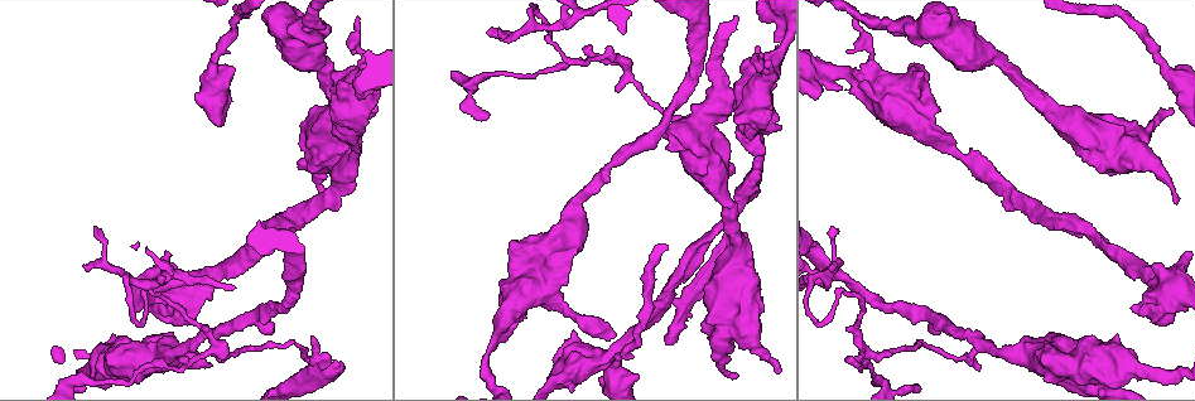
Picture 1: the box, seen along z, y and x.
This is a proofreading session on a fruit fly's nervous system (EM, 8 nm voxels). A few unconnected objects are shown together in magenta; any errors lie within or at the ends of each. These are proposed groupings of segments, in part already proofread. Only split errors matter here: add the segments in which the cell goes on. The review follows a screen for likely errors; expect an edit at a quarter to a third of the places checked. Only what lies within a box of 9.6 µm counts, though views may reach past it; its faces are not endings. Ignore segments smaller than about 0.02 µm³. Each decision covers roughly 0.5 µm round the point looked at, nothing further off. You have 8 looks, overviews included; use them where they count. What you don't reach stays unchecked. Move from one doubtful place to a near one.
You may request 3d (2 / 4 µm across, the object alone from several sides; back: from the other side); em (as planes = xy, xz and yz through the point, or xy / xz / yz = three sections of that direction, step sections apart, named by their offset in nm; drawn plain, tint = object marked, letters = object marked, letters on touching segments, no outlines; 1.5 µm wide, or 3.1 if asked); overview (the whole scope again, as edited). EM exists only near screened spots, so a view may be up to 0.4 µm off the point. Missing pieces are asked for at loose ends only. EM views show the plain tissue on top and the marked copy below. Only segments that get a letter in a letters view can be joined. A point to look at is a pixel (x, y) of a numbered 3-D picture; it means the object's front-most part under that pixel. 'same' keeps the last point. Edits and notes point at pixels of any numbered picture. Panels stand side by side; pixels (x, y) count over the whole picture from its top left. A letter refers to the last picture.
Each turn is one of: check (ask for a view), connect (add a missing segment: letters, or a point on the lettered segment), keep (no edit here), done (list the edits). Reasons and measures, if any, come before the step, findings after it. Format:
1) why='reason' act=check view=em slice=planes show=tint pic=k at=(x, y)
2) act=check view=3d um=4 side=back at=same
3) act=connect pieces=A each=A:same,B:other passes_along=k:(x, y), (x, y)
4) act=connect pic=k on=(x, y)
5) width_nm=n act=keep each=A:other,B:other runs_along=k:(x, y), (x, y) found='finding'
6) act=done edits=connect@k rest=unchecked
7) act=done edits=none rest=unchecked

why='thick end' act=check view=em slice=planes show=letters pic=1 at=(746, 234)

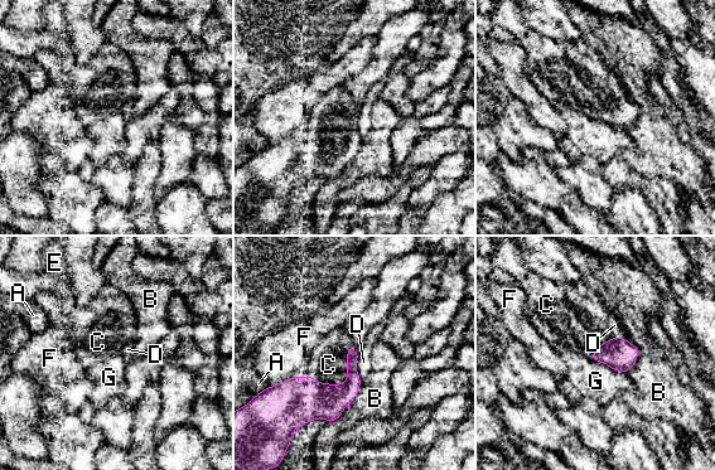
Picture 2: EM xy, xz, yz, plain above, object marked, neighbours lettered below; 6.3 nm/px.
longest_contact=C:440nm act=connect pieces=C each=A:other,B:other,C:same,D:other,E:other,F:other,G:other found='it goes on there'

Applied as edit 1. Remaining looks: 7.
why='redraw' act=check view=overview

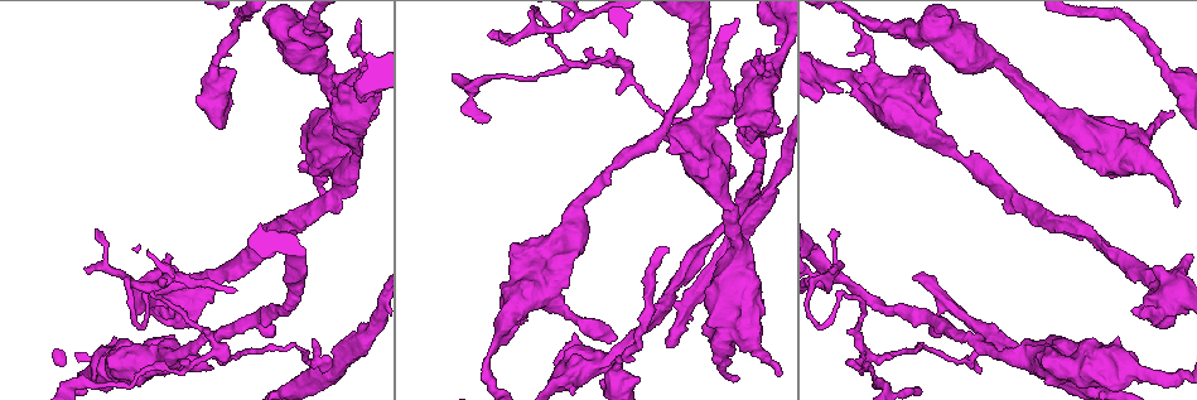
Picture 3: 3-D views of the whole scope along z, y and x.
why='tapers out' act=check view=3d um=4 pic=3 at=(491, 33)

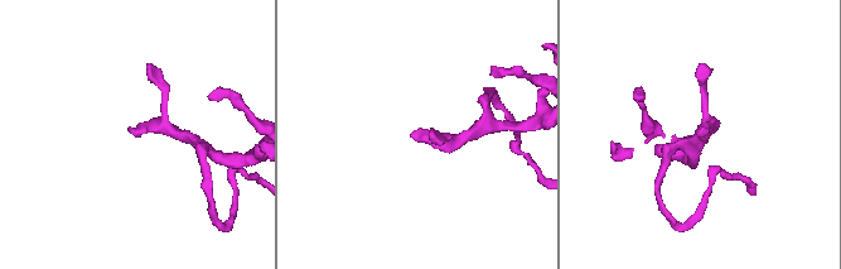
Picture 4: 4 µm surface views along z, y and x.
why='need the tissue' act=check view=em slice=planes show=letters pic=4 at=(415, 132)

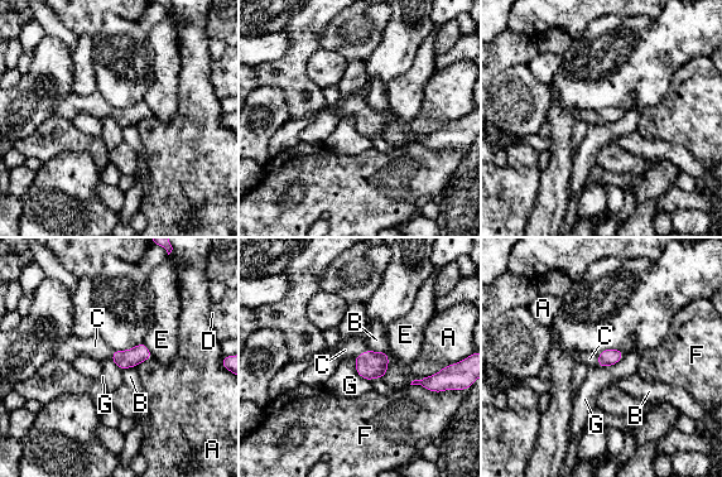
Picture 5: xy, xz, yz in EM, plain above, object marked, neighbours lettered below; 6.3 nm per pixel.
act=connect pieces=C each=A:other,B:other,C:same,D:other,E:other,F:other,G:other passes_along=5:(369, 365), (361, 353), (352, 347) found='the cell continues'

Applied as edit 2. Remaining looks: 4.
why='redraw' act=check view=overview

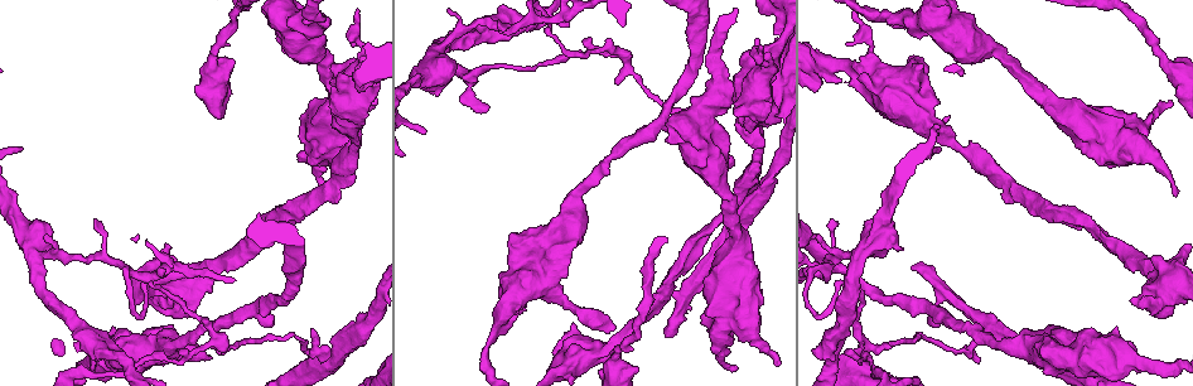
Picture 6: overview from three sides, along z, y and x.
why='branch stops here' act=check view=em slice=xz step=4 show=tint pic=6 at=(612, 328)

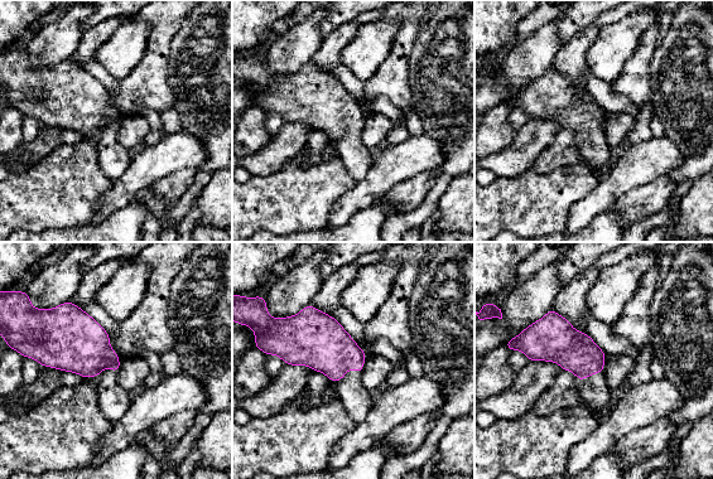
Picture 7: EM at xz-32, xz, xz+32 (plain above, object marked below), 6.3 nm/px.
act=check view=em slice=xz step=4 show=letters at=same

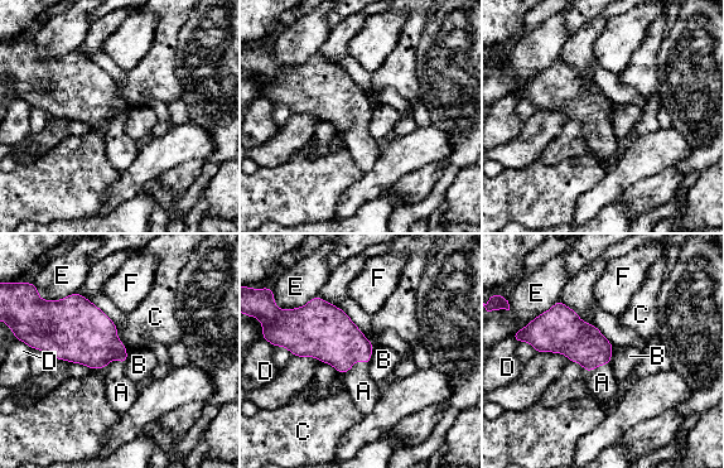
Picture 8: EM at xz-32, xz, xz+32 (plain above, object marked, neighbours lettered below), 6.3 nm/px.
width_nm=260 act=connect pieces=A each=A:same,B:other,C:other,D:other,E:other,F:other passes_along=8:(328, 334), (355, 362), (363, 391) found='it goes on there'

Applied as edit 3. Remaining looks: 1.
act=done edits=connect@2,connect@5,connect@8 rest=unchecked

